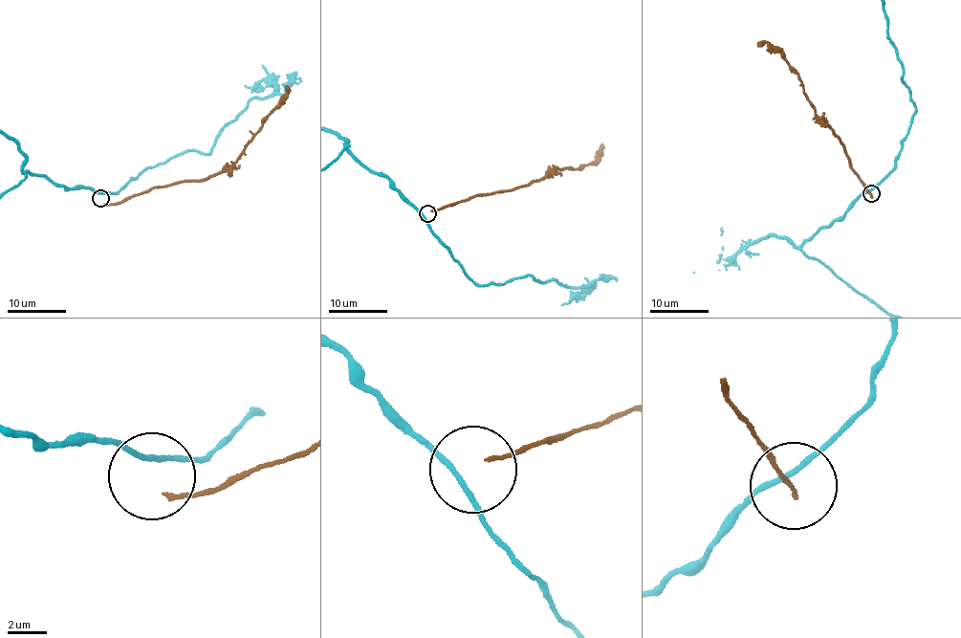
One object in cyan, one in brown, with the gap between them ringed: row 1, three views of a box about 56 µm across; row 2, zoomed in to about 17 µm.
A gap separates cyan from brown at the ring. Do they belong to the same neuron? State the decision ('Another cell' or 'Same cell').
Another cell

